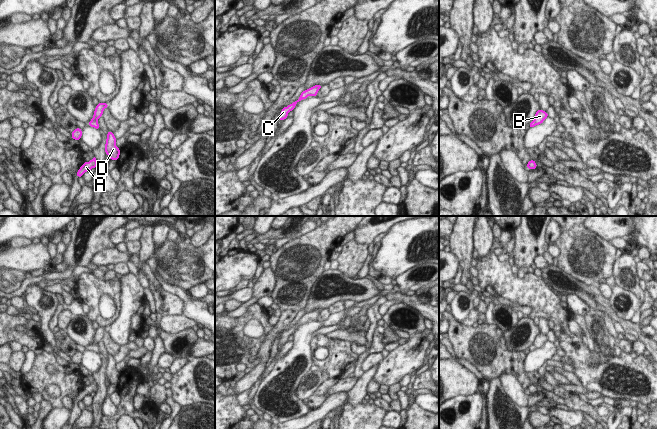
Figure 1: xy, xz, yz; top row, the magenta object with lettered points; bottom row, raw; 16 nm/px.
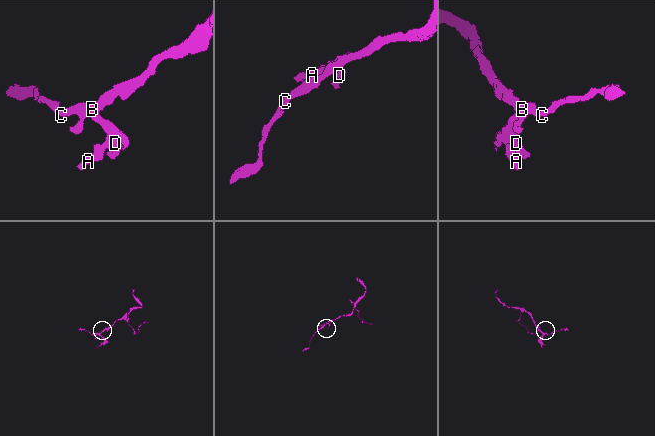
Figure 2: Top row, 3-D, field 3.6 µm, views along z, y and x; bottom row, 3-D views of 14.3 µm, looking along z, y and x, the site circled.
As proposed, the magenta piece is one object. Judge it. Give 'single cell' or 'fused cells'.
fused cells

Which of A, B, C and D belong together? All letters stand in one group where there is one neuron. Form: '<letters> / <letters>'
A D / B C

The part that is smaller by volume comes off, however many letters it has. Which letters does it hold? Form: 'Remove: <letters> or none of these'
Remove: A, D

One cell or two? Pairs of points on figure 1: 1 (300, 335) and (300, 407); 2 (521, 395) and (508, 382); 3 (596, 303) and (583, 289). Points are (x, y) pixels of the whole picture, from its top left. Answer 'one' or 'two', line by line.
1: one
2: one
3: one

